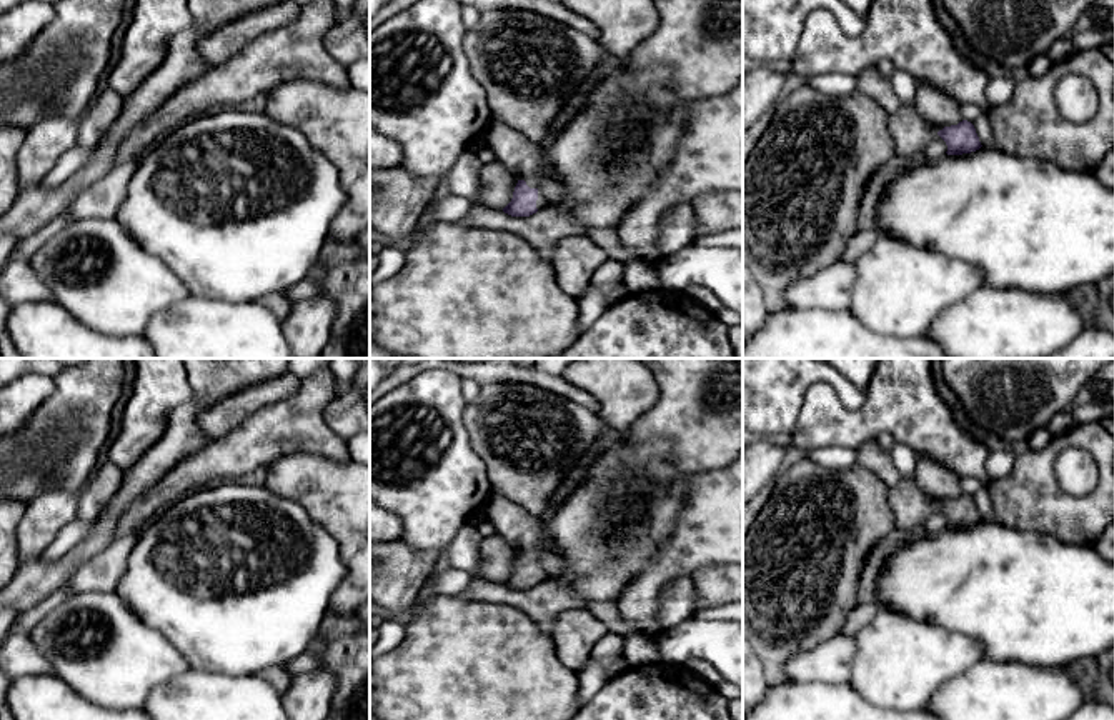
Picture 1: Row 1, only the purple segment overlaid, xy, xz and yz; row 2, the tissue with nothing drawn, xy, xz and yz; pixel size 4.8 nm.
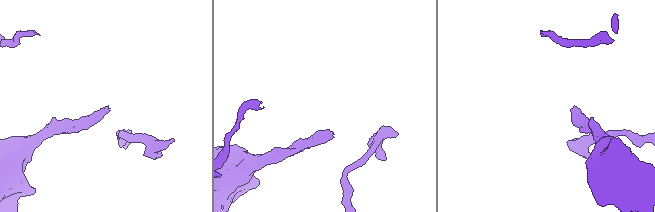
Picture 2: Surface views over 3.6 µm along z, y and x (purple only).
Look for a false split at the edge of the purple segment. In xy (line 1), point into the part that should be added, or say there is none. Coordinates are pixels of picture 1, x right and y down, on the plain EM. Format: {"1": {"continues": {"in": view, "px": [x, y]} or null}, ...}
{"1": {"continues": null}}

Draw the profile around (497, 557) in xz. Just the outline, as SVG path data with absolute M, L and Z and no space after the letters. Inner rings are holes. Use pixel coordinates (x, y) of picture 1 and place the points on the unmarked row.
M496 535L483 538L478 578L503 583L511 575L516 557L516 548L506 540Z

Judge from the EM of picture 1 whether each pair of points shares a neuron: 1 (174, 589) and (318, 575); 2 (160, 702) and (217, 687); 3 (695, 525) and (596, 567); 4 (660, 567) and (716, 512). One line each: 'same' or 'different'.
1: same
2: same
3: different
4: same

